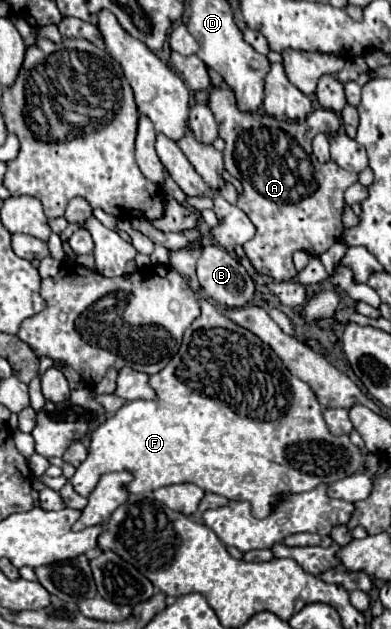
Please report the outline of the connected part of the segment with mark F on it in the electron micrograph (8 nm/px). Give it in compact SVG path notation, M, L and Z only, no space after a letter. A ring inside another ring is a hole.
M199 297L199 305L201 305L201 315L191 323L191 327L185 331L183 335L183 343L181 349L175 353L175 357L167 363L167 367L155 375L149 377L149 385L157 391L157 401L129 401L127 405L123 405L113 417L109 417L101 427L97 427L91 435L89 435L89 455L87 459L77 467L77 473L73 475L71 483L75 487L75 491L83 497L87 497L101 475L105 473L113 473L113 471L131 471L135 475L135 479L127 485L127 489L131 493L147 493L147 491L155 491L159 487L165 485L173 485L173 483L195 483L199 485L203 491L209 493L217 493L223 495L227 499L233 501L249 501L253 505L253 515L257 519L269 517L275 511L275 505L279 505L279 501L289 495L289 493L303 493L303 491L311 491L315 489L319 483L331 485L343 477L351 477L351 473L365 473L365 451L359 449L357 445L351 443L349 435L333 435L327 429L327 423L323 419L323 407L319 405L315 393L311 393L311 387L305 381L299 381L299 377L295 377L285 365L283 361L279 361L279 355L265 345L259 337L255 337L251 331L235 325L233 321L225 319L207 299Z

